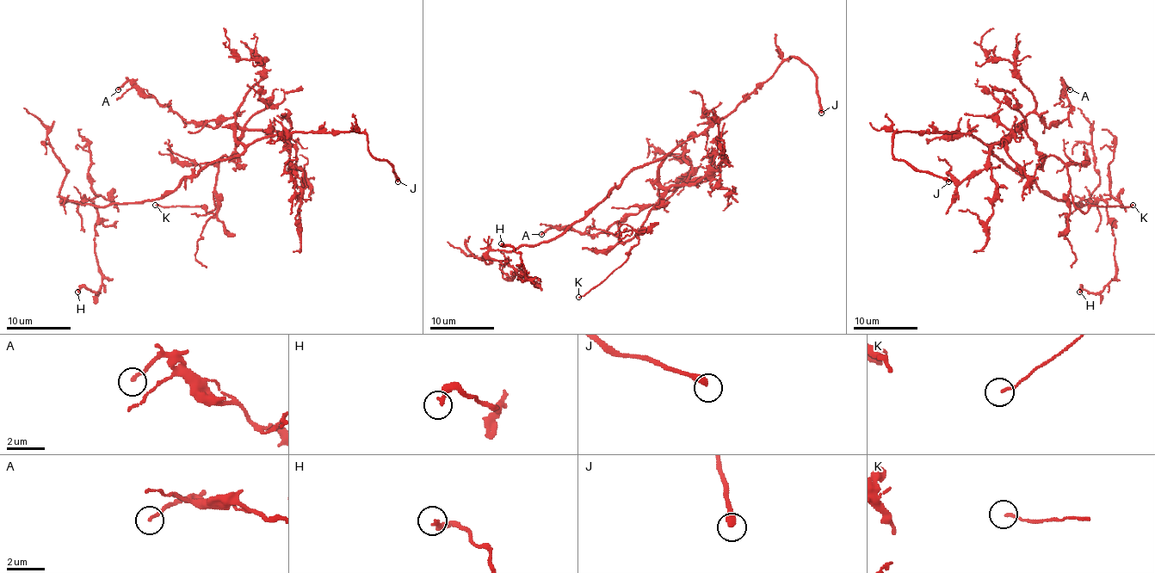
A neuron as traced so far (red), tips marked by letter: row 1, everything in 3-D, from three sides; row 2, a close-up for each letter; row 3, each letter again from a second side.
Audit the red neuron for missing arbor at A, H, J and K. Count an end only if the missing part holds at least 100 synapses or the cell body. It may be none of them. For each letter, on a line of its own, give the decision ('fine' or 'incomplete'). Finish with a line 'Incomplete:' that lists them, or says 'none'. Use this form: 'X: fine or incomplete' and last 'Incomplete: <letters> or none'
A: fine
H: fine
J: incomplete
K: fine
Incomplete: J

